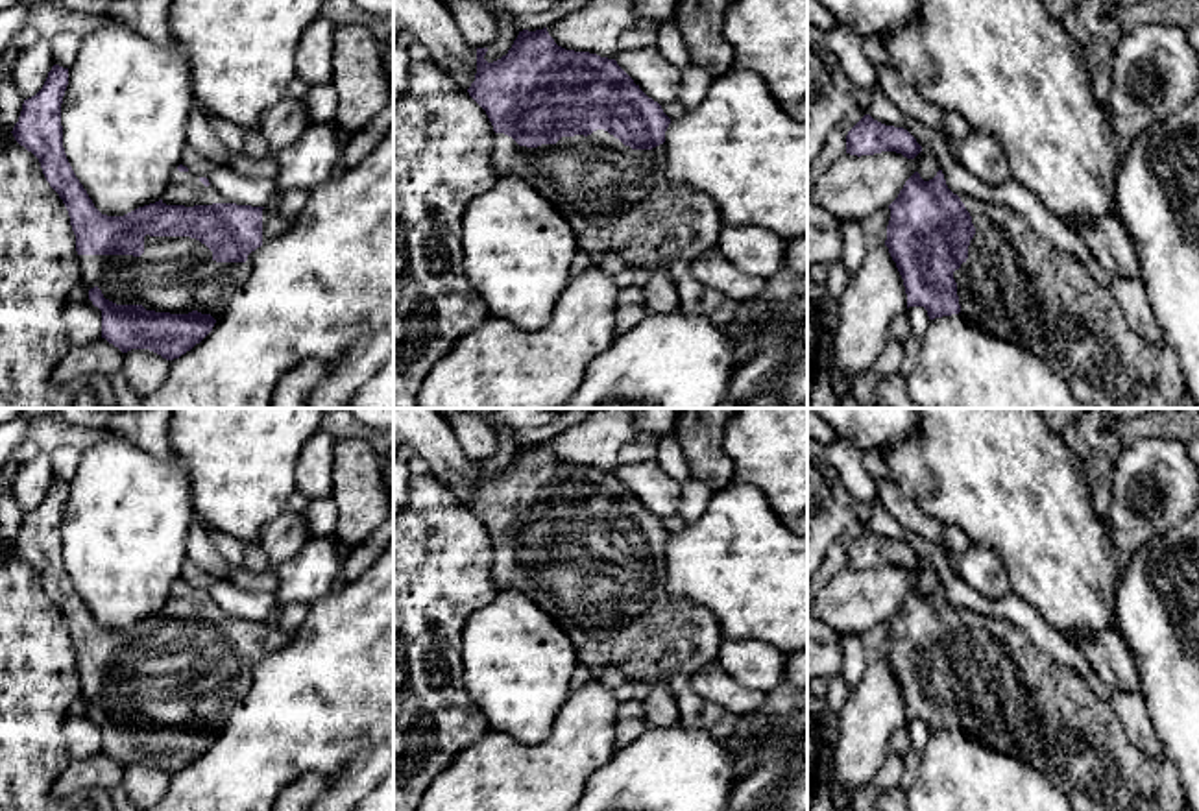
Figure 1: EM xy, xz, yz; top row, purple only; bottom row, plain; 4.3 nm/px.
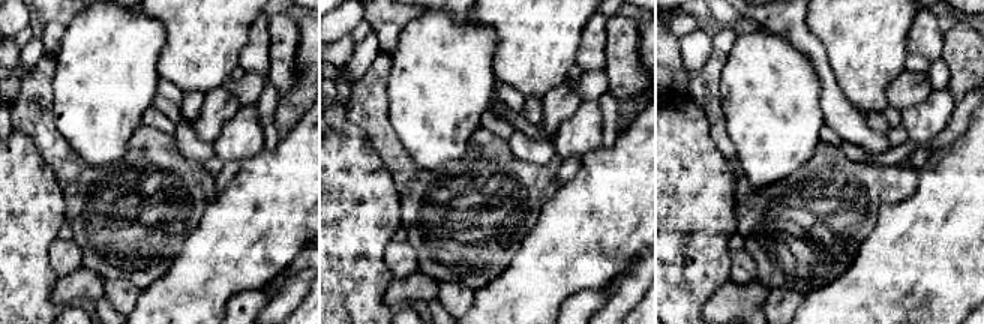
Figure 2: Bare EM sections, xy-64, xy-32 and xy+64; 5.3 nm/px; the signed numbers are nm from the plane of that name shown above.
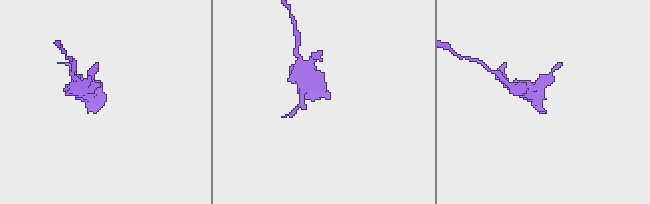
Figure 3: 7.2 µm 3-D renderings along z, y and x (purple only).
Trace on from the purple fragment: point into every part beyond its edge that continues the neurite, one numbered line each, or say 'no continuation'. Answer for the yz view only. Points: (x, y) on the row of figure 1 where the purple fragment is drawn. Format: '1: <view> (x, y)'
1: yz (1015, 283)

